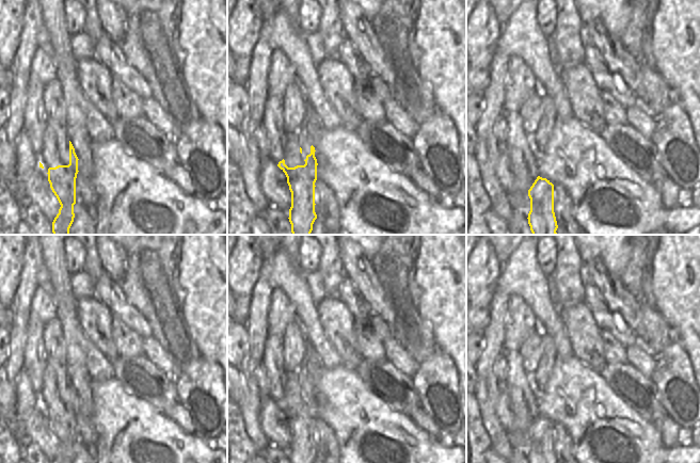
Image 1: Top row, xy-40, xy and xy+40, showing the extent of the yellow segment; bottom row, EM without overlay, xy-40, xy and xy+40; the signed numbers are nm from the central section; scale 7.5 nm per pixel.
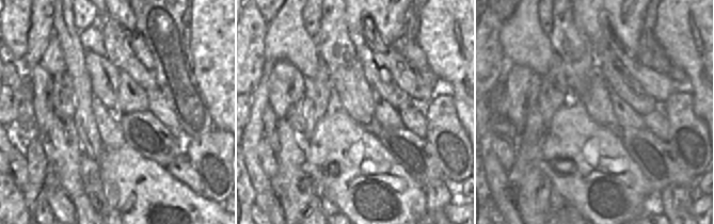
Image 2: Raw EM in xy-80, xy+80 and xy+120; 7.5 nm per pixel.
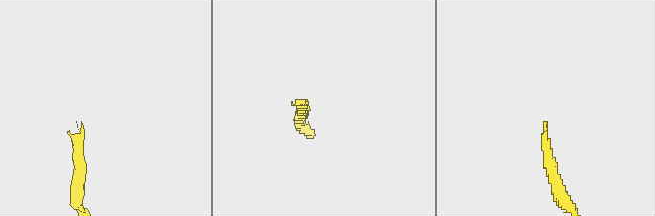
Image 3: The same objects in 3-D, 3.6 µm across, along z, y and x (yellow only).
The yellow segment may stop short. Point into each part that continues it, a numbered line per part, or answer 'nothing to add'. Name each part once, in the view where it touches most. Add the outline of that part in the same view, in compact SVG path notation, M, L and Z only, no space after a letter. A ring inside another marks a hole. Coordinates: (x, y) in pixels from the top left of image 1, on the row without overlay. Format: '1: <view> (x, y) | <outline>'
1: xy-40 (54, 390) | M53 360L46 362L42 390L37 394L44 409L69 403L69 373L66 364Z

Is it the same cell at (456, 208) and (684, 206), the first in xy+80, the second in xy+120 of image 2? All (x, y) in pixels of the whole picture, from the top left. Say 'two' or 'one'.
two

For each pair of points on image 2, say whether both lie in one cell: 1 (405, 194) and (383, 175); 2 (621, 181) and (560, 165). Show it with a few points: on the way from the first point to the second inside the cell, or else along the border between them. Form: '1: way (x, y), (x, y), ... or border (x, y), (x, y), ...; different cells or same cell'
1: way (399, 191), (389, 180); same cell
2: way (617, 171), (592, 171), (587, 165), (578, 165); same cell

